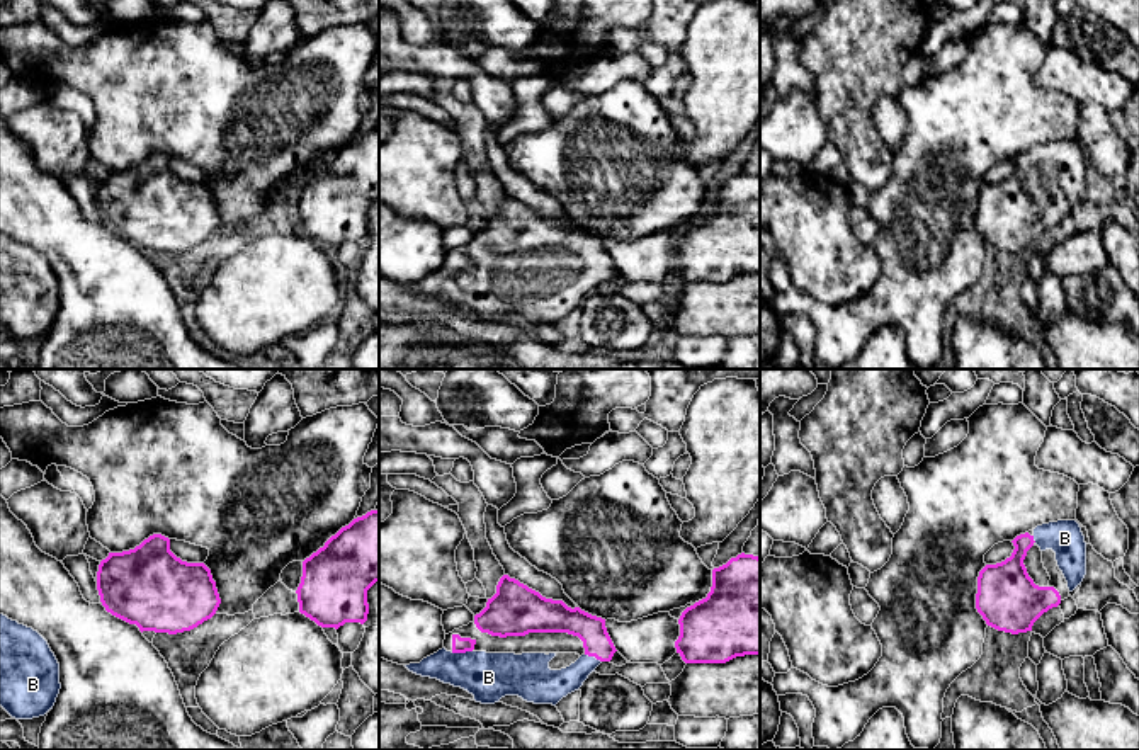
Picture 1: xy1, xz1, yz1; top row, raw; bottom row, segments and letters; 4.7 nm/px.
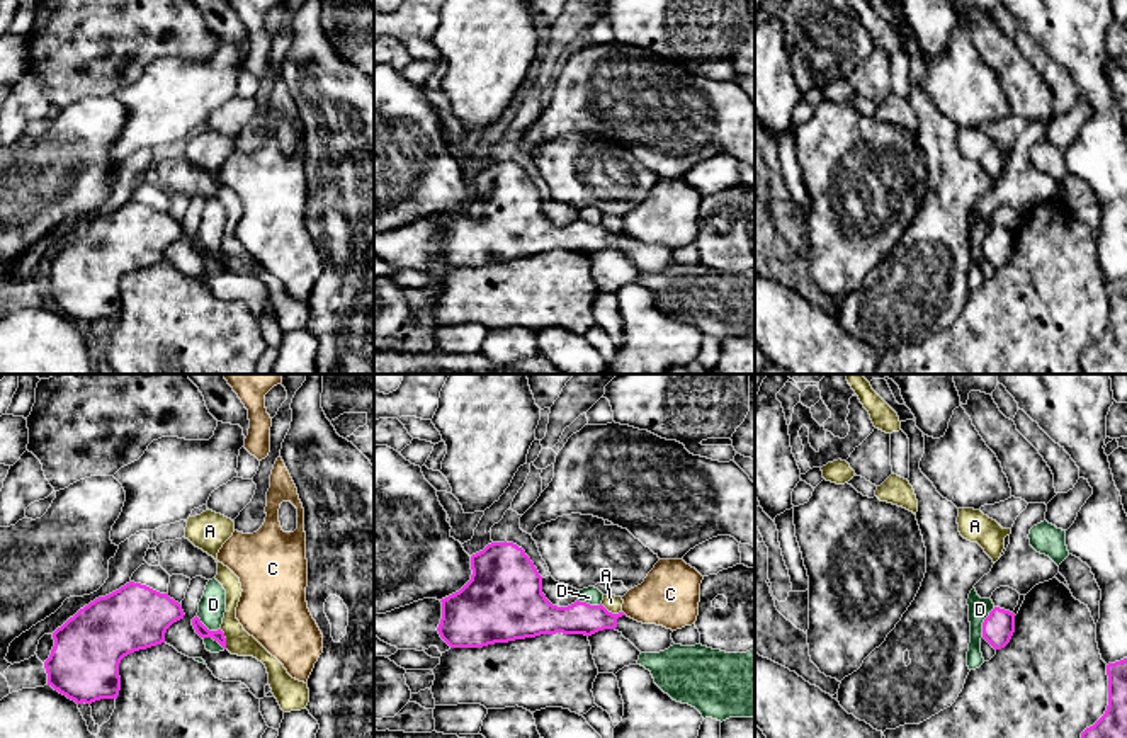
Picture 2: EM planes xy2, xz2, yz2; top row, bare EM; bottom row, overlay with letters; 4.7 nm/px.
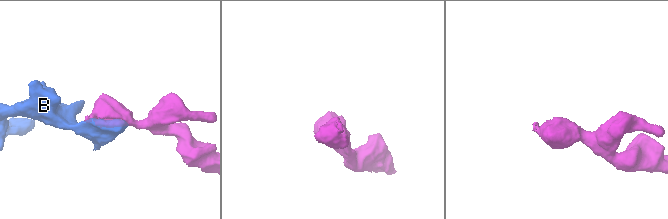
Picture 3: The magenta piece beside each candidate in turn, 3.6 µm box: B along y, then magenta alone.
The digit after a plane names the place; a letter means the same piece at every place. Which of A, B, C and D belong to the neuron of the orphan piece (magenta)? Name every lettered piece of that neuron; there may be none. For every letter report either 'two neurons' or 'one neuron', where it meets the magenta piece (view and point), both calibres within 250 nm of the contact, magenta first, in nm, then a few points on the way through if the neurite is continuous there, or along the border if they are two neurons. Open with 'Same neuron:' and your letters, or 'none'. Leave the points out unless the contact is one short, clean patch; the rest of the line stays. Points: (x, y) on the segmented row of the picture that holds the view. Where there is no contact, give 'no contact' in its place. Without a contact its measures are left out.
Same neuron: B
A: two neurons | xz2 (611, 613) | 160/80 nm | along xz2 (600, 604), (612, 613), (621, 613)
B: one neuron | xz1 (461, 652) | 80/220 nm
C: two neurons | no contact
D: two neurons | yz2 (983, 623) | 150/100 nm | along yz2 (995, 607), (983, 623), (981, 636)

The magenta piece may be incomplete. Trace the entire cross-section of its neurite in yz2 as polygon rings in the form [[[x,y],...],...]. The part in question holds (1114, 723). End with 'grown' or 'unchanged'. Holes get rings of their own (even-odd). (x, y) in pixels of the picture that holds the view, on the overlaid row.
[[[1127,658],[1108,663],[1108,706],[1081,738],[1127,738]]]; unchanged

